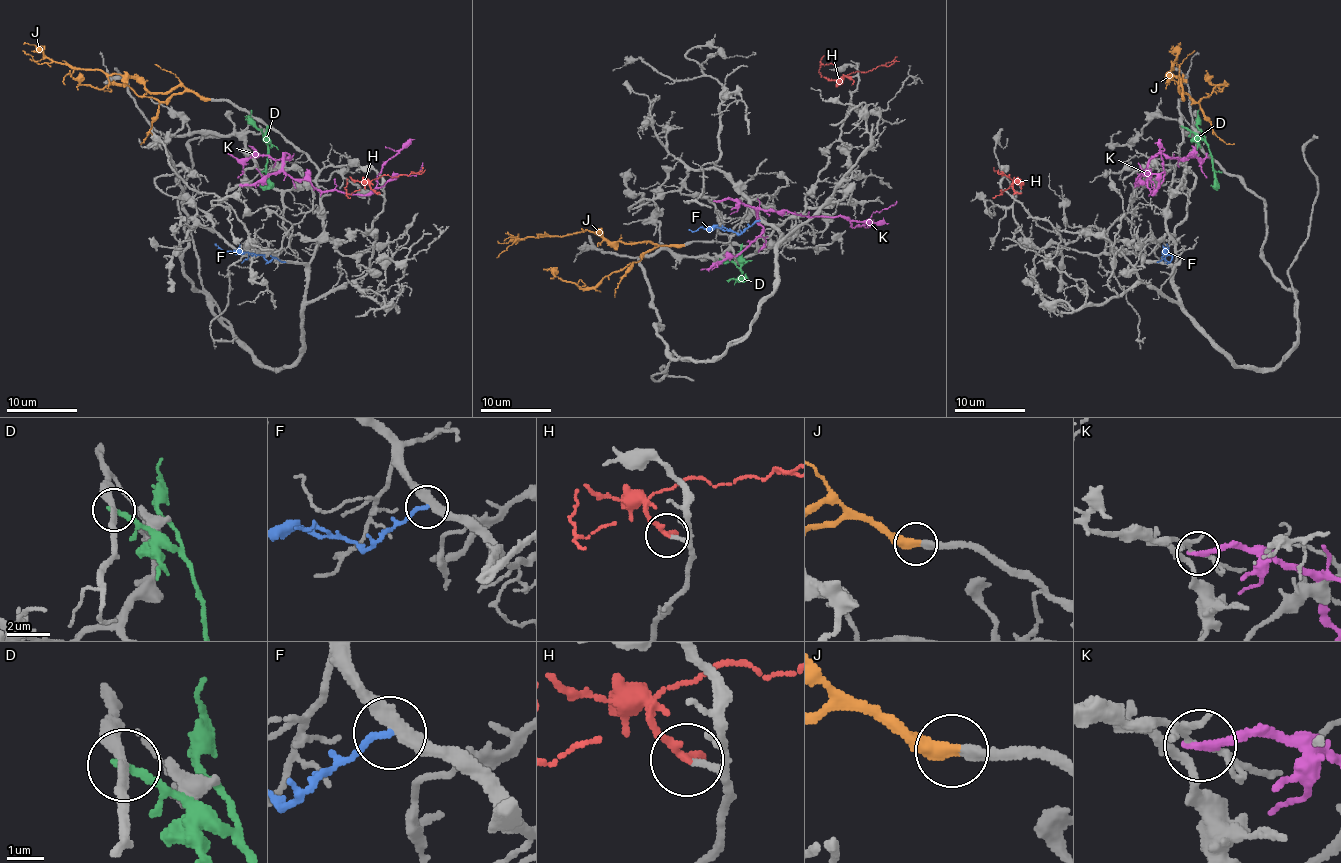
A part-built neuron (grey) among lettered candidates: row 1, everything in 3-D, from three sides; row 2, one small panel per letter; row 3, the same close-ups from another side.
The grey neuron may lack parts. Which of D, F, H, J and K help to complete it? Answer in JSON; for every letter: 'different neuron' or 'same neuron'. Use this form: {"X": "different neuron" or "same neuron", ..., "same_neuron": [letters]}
{"D": "different neuron", "F": "different neuron", "H": "same neuron", "J": "same neuron", "K": "different neuron", "same_neuron": ["H", "J"]}

